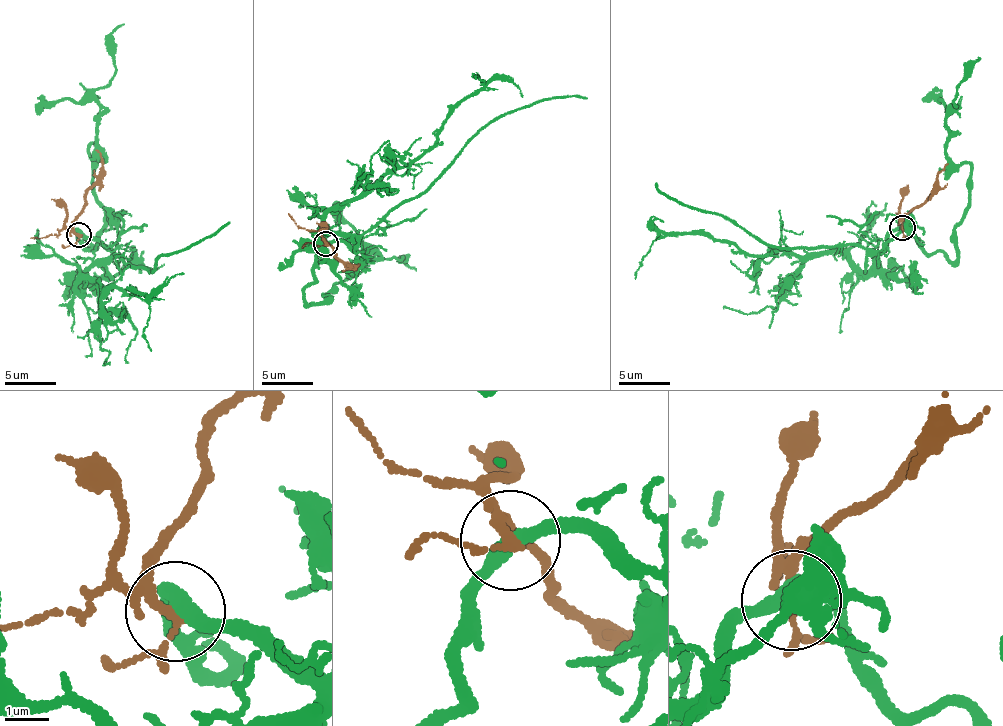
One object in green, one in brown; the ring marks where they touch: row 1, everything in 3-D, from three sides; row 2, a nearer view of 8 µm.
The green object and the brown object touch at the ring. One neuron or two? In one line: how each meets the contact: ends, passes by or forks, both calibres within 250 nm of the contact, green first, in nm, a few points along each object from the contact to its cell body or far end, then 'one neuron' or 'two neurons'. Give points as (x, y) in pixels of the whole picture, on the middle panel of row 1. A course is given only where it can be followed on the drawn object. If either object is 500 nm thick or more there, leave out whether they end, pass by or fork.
green passes by; brown forks; calibres 320 and 160 nm; course green (325, 244), (357, 246), (322, 232), (322, 222), (434, 142), (446, 116), (484, 80), (475, 80); course brown (325, 244), (339, 258), (354, 266), (359, 264), (354, 267); two neurons

